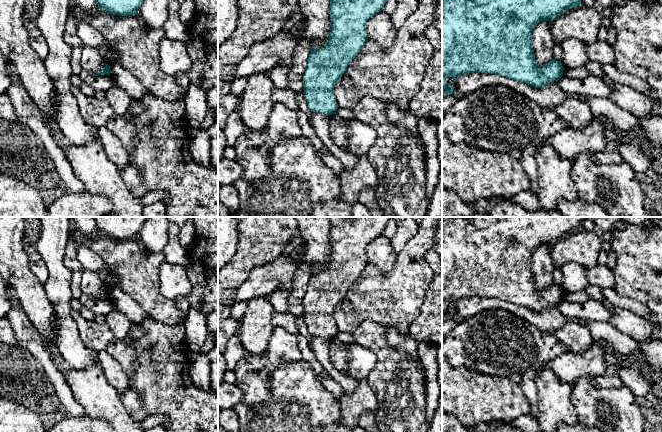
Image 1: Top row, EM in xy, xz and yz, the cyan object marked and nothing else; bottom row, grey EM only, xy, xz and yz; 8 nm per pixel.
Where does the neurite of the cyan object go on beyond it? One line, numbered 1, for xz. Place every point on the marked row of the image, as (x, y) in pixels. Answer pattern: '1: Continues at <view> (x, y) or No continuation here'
1: No continuation here

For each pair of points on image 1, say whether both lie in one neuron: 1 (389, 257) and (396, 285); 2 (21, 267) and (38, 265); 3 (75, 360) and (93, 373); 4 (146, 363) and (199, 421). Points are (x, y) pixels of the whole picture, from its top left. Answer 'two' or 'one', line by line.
1: two
2: two
3: two
4: one

